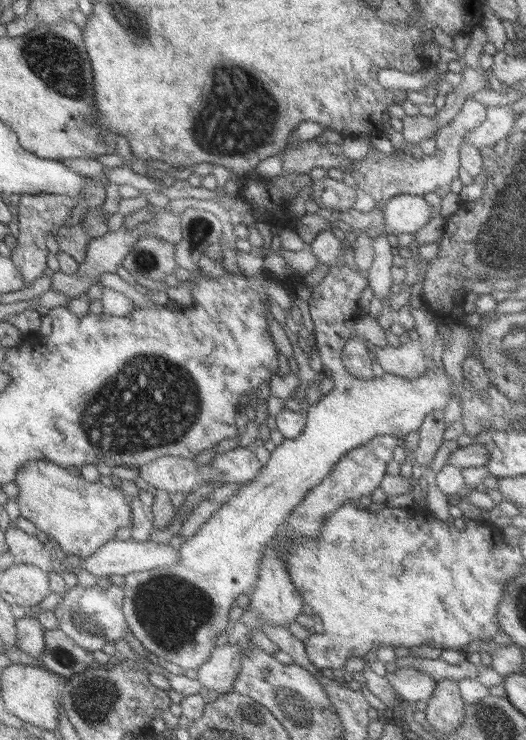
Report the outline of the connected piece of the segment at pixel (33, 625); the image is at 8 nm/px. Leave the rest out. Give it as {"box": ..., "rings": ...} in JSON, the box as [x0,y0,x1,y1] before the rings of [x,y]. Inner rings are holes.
{"box":[17,614,46,661],"rings":[[[28,614],[17,622],[18,646],[28,656],[42,661],[46,648],[46,629],[37,617]]]}

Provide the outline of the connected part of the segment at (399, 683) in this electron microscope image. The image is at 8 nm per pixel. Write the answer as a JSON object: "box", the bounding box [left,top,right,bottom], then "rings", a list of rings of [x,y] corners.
{"box":[384,667,435,703],"rings":[[[397,667],[393,673],[387,673],[384,677],[391,685],[394,694],[397,694],[399,699],[403,699],[409,703],[427,700],[430,697],[431,692],[433,692],[435,680],[433,680],[429,674],[417,671],[411,667]]]}

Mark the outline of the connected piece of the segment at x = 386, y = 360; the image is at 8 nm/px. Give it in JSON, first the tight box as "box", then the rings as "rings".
{"box":[375,335,425,379],"rings":[[[416,335],[398,347],[385,345],[375,348],[376,362],[384,373],[399,375],[406,379],[415,379],[425,373],[425,353]]]}

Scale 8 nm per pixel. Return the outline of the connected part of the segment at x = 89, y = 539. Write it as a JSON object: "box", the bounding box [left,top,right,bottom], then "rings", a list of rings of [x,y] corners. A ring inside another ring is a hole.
{"box":[14,459,134,560],"rings":[[[43,459],[27,463],[19,469],[14,484],[19,490],[16,504],[20,516],[45,533],[63,555],[74,554],[81,560],[90,558],[114,540],[119,528],[134,528],[131,503],[120,487],[109,488],[101,481],[87,482],[54,462]]]}

